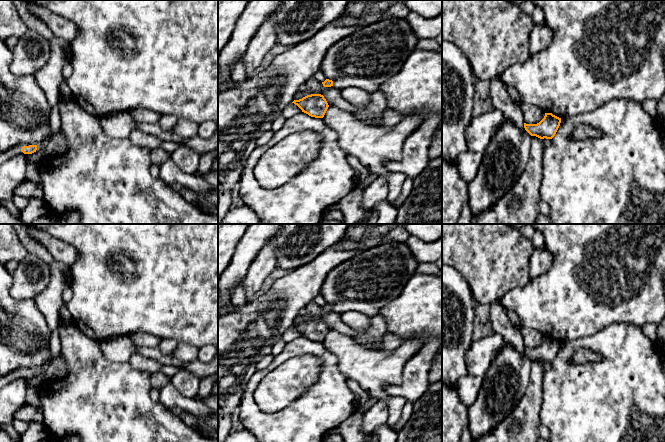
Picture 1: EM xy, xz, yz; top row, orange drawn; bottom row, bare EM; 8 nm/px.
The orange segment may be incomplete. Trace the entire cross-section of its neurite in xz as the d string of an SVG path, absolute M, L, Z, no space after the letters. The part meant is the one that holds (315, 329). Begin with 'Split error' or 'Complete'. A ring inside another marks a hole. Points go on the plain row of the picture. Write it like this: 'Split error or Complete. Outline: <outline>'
Complete. Outline: M311 318L299 324L294 324L292 327L297 329L302 336L311 341L323 342L329 329L321 318Z

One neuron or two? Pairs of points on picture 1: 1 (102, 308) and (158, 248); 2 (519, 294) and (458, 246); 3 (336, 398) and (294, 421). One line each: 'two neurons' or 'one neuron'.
1: one neuron
2: two neurons
3: one neuron

